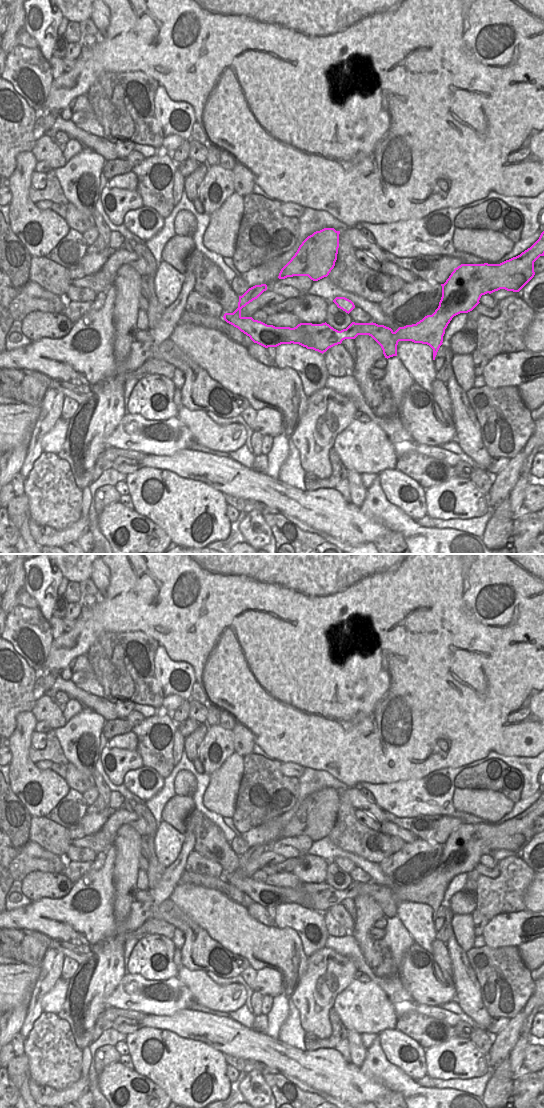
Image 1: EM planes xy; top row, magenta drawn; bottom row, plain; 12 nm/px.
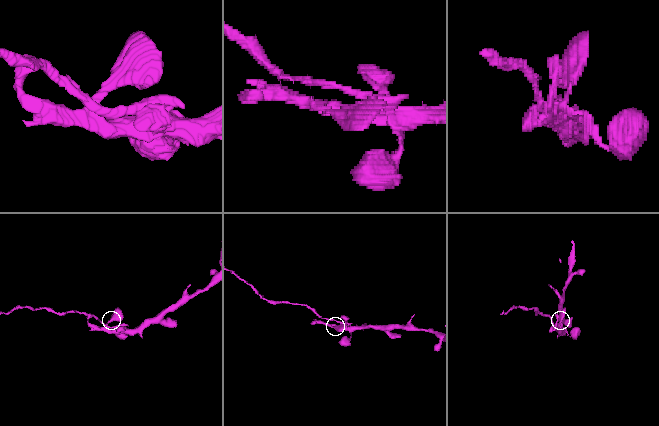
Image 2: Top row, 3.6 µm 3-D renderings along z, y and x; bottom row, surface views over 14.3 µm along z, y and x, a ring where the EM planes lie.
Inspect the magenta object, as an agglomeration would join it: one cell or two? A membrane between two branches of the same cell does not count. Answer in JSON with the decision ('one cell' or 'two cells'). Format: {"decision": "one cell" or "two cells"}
{"decision": "two cells"}

